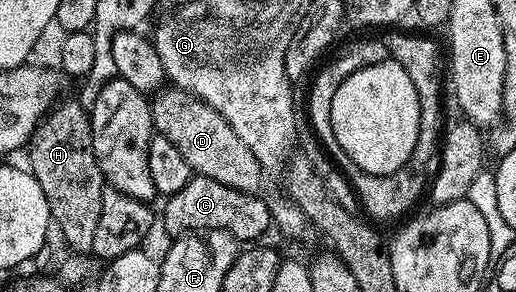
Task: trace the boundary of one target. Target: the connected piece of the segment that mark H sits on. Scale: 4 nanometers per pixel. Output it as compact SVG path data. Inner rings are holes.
M58 101L53 109L42 118L36 132L29 140L27 147L29 163L27 169L39 180L39 188L43 188L43 196L47 196L47 208L52 225L61 233L61 238L75 254L93 254L95 244L95 228L99 225L99 207L103 204L103 192L107 189L105 177L101 174L99 164L93 151L93 123L88 109L85 110L77 102Z

